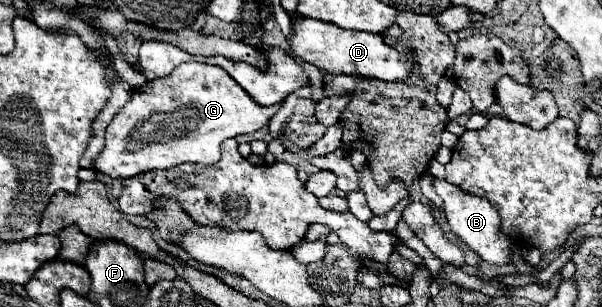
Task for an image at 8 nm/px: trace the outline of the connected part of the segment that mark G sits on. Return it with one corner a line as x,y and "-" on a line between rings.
198,62
180,64
170,76
134,90
130,102
106,128
106,148
94,160
94,170
110,178
130,178
184,162
216,164
224,140
264,128
282,106
284,100
272,106
258,104
220,66

